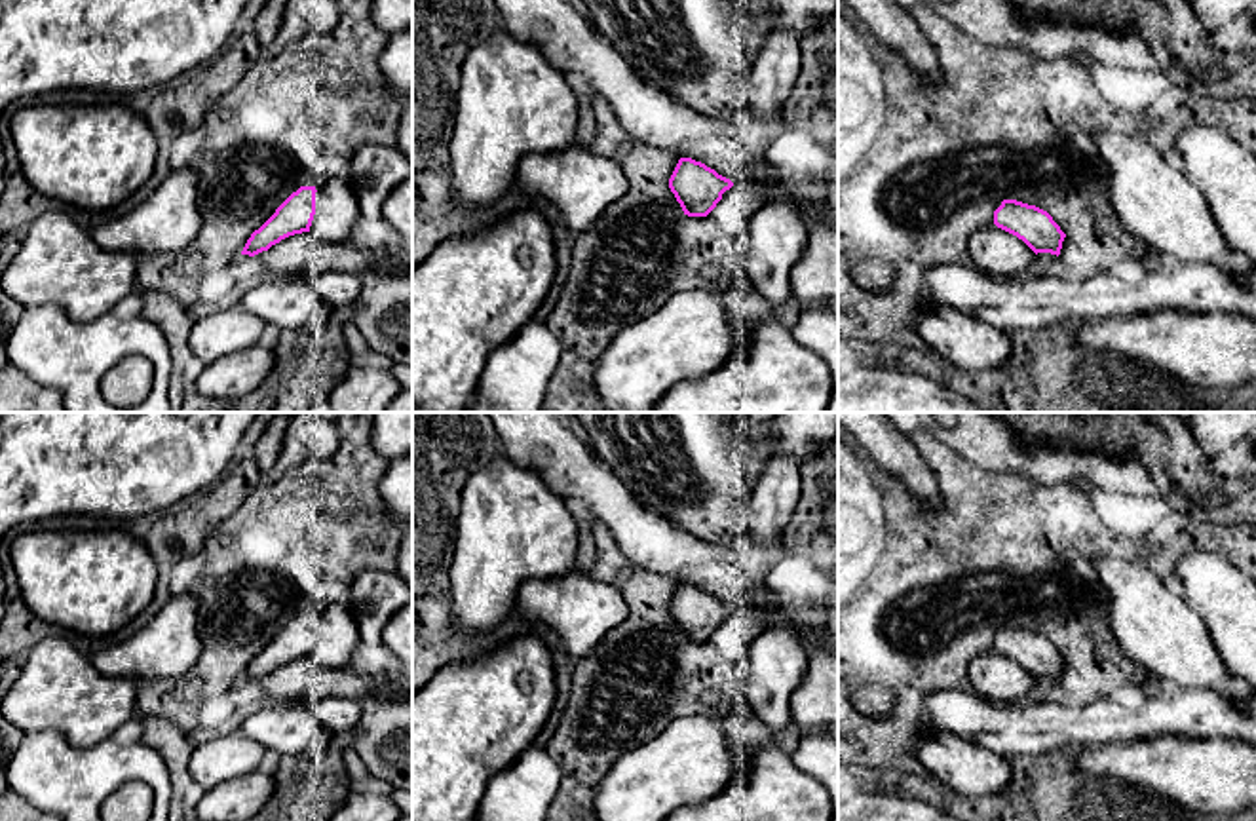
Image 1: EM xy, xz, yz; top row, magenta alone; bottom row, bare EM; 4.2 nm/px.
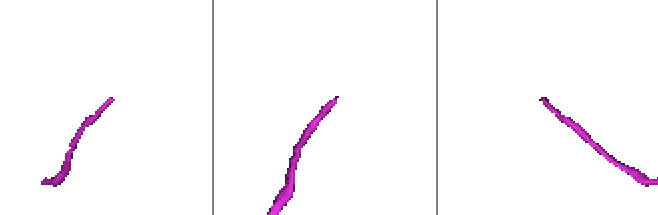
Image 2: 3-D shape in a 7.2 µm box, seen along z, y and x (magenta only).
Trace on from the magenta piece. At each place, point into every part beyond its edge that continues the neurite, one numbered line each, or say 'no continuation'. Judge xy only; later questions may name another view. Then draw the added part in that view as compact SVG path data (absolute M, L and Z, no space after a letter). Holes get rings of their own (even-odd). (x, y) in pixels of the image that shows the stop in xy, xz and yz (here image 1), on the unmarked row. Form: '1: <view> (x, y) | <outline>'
1: xy (337, 635) | M346 602L321 610L315 618L315 640L310 658L321 665L342 667L359 644L353 614Z

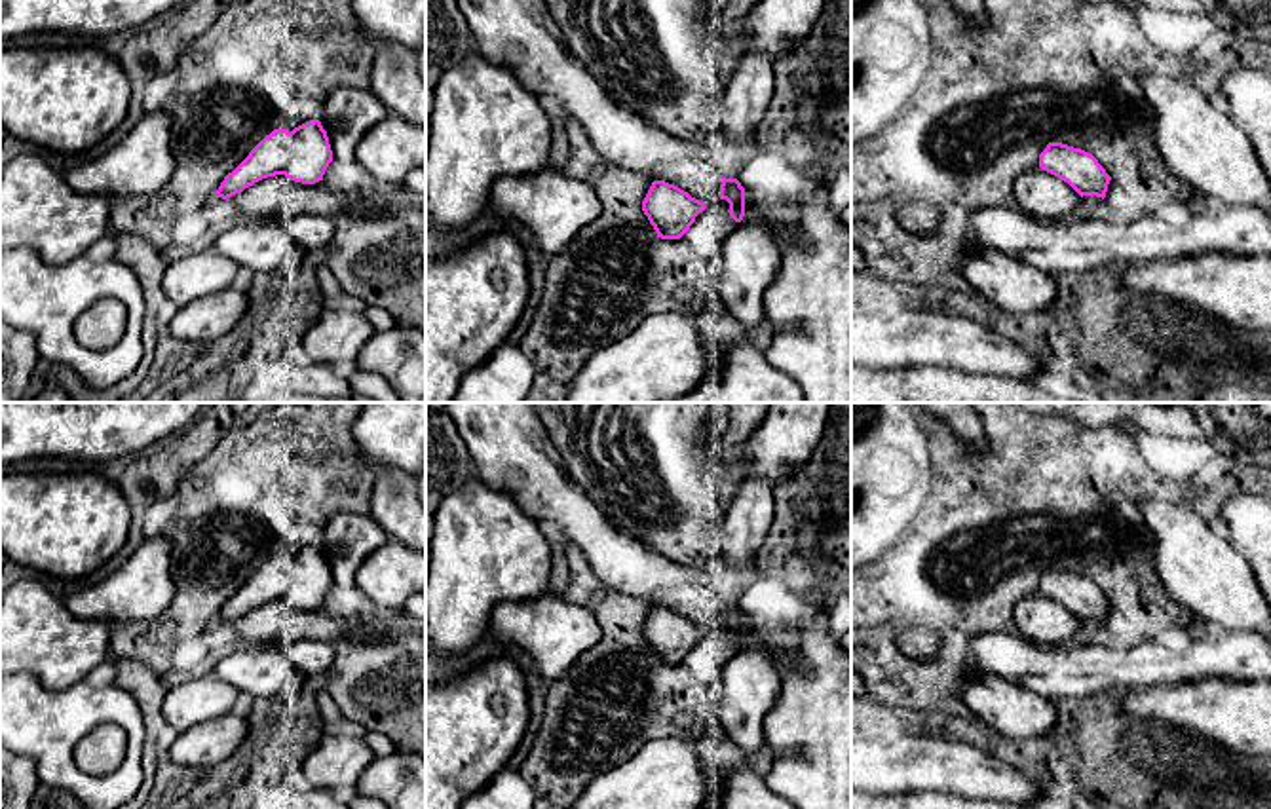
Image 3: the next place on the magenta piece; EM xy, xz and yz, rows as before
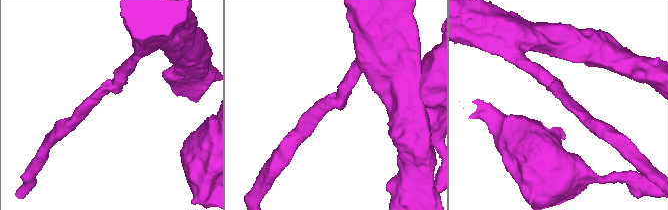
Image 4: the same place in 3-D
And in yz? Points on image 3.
no continuation

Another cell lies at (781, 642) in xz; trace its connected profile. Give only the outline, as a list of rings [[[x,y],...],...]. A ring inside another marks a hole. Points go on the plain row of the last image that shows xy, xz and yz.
[[[745,615],[745,642],[739,649],[764,648],[779,672],[788,670],[800,648],[798,623],[773,625]]]

